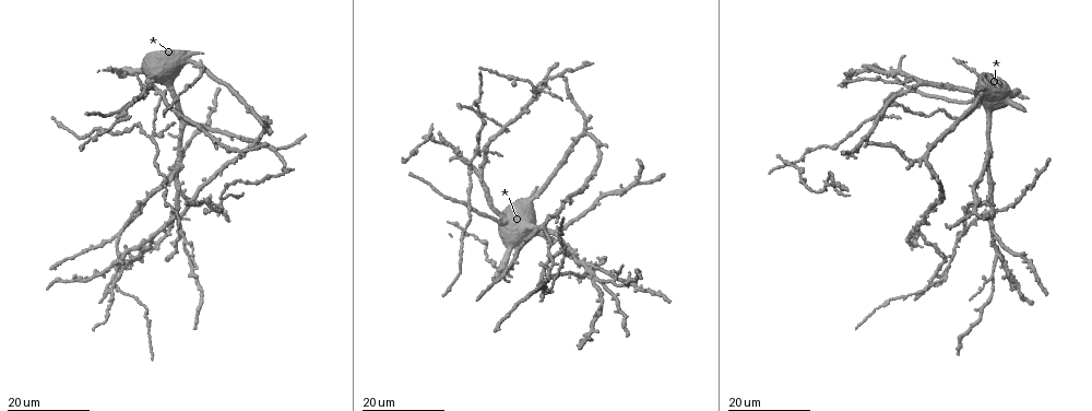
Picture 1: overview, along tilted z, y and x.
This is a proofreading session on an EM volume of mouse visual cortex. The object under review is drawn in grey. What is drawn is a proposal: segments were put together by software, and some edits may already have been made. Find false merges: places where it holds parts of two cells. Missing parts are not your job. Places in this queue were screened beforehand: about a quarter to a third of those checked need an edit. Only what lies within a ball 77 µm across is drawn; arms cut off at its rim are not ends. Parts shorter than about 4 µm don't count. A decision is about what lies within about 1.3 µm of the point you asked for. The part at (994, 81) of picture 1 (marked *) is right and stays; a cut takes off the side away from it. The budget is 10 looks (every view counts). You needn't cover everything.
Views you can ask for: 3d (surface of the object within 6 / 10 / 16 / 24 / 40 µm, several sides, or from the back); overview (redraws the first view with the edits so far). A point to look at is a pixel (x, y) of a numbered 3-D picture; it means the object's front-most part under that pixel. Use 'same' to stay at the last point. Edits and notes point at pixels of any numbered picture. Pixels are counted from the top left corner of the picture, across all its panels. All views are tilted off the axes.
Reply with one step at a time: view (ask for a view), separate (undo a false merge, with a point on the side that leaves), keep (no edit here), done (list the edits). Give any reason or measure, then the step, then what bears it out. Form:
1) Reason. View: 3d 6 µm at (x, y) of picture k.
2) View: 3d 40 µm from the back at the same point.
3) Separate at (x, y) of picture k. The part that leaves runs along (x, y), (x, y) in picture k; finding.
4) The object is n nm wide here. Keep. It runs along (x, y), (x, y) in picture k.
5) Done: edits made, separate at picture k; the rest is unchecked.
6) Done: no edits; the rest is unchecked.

View: 3d 16 µm at (972, 213) of picture 1.

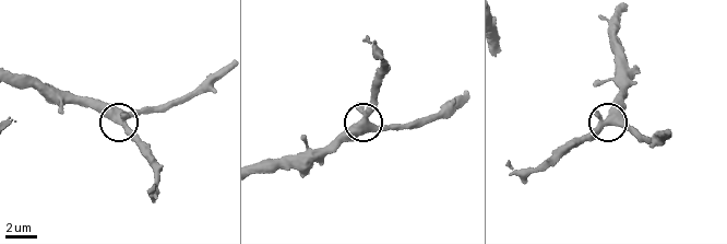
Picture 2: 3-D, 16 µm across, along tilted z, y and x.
Zoom in. View: 3d 10 µm at (368, 122) of picture 2.

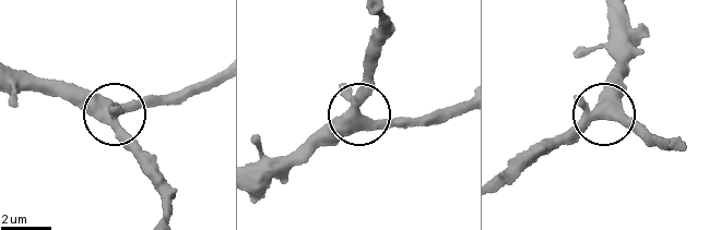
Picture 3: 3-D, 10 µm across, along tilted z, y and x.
4 arms meet here. Keep. It runs along (624, 11), (627, 63), (603, 114), (529, 145) in picture 3; continuous, no second cell.

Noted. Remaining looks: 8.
Four-way junction. View: 3d 24 µm at (613, 280) of picture 1.

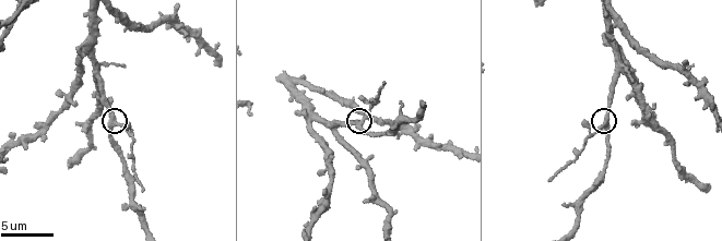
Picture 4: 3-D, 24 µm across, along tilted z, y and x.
Closer look. View: 3d 6 µm at (117, 123) of picture 4.

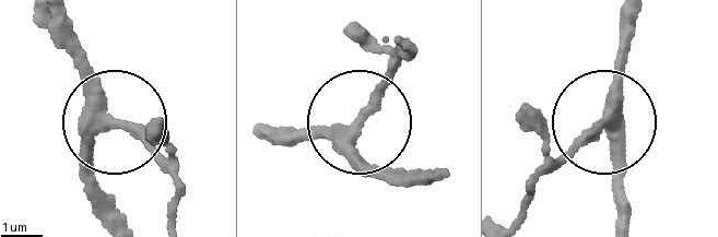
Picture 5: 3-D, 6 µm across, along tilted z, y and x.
The side arm is 9 µm long. Keep. It runs along (55, 26), (91, 102), (176, 178) in picture 5; one cell here.

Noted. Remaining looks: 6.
Arms part here. View: 3d 24 µm at (546, 232) of picture 1.

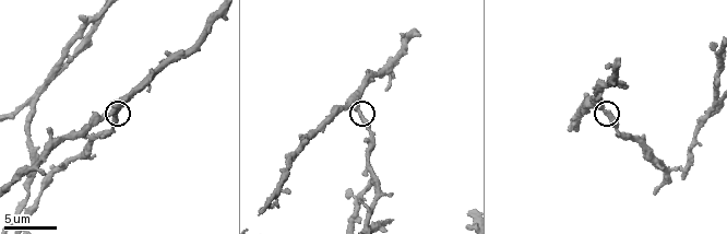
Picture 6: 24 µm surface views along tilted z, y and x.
View: 3d 6 µm at (600, 107) of picture 6.

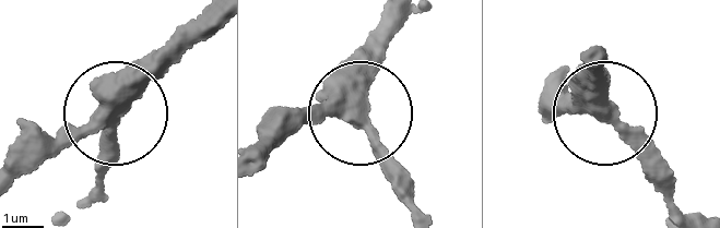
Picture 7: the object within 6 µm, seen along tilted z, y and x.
The object is 330 nm wide here. Keep. It runs along (593, 75), (605, 111), (554, 75) in picture 7; one cell here.

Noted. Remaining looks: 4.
Three-way junction. View: 3d 16 µm at (946, 270) of picture 1.

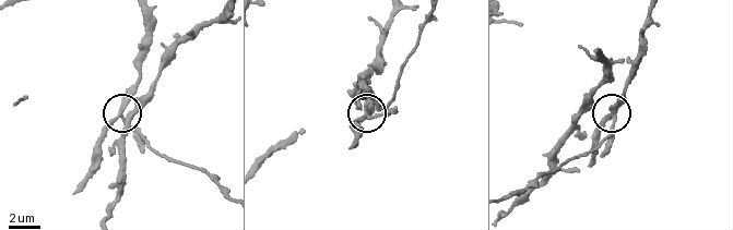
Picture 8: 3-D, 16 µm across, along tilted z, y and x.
View: 3d 10 µm at (120, 119) of picture 8.

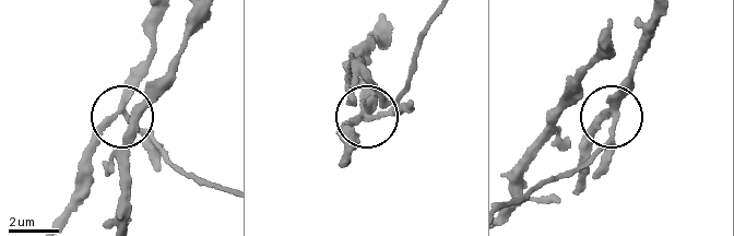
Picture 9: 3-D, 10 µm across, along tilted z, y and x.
The side arm is 6 µm long. Separate at (146, 142) of picture 9. The part that leaves runs along (123, 116), (151, 134), (181, 172), (224, 191) in picture 9; two cells meet here.

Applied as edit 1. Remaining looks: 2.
Done: edits made, separate at picture 9; the rest is unchecked.

